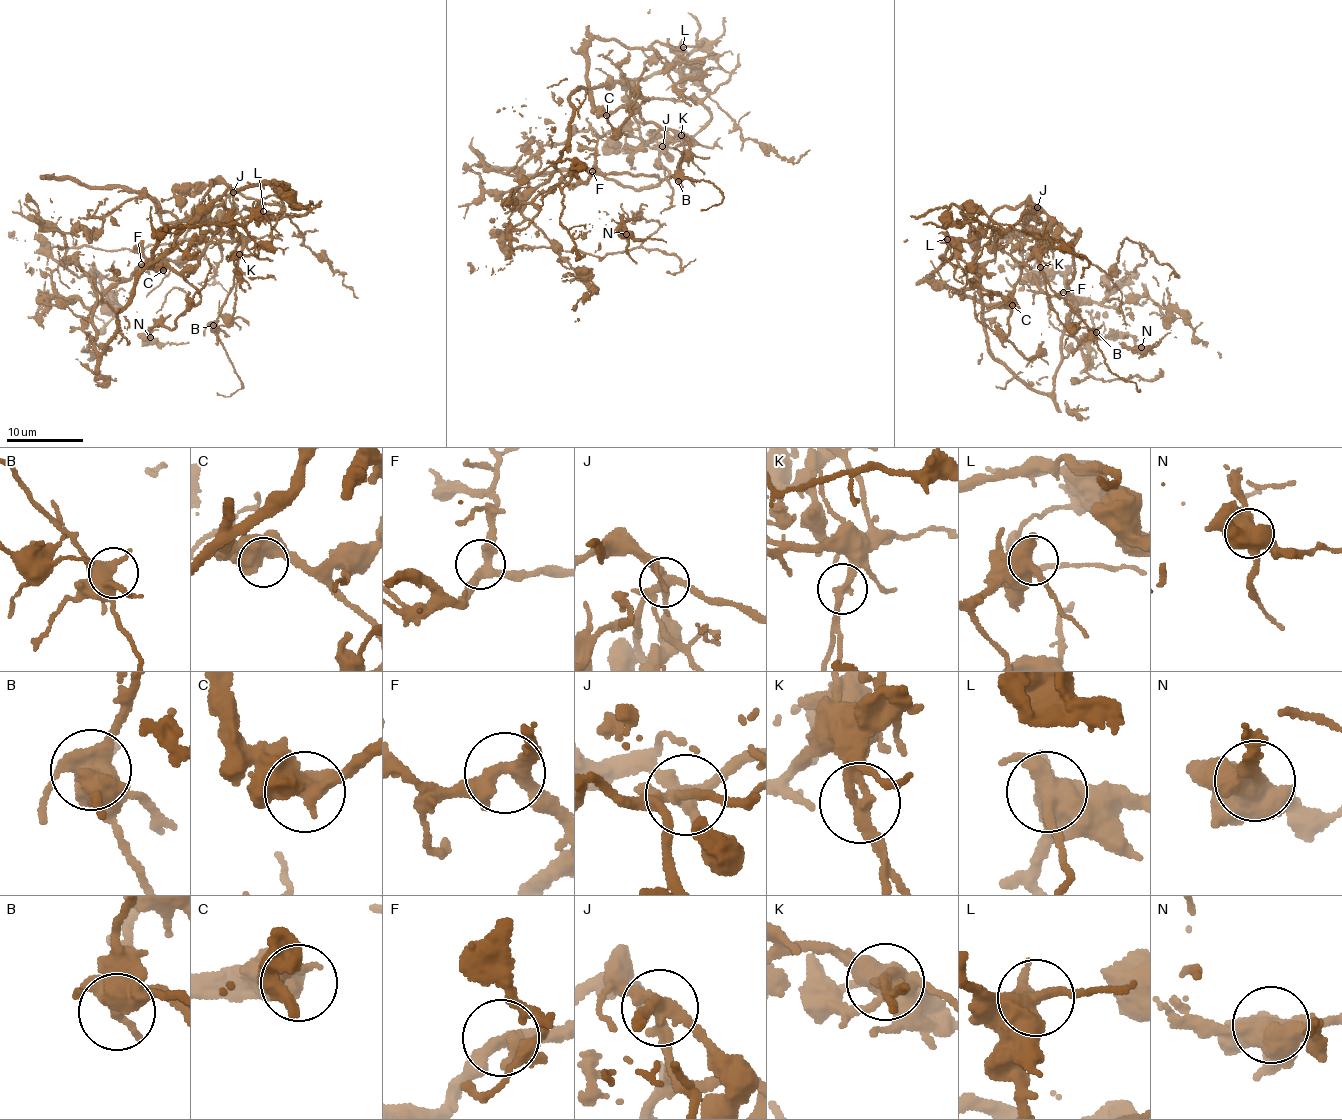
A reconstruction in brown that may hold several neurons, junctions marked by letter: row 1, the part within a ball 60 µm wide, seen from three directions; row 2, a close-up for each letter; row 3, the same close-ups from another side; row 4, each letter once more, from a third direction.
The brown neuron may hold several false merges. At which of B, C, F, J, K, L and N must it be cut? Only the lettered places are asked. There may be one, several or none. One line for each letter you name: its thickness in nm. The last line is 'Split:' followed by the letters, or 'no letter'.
J: 340 nm thick
K: 280 nm thick
N: 550 nm thick
Split: J, K, N

